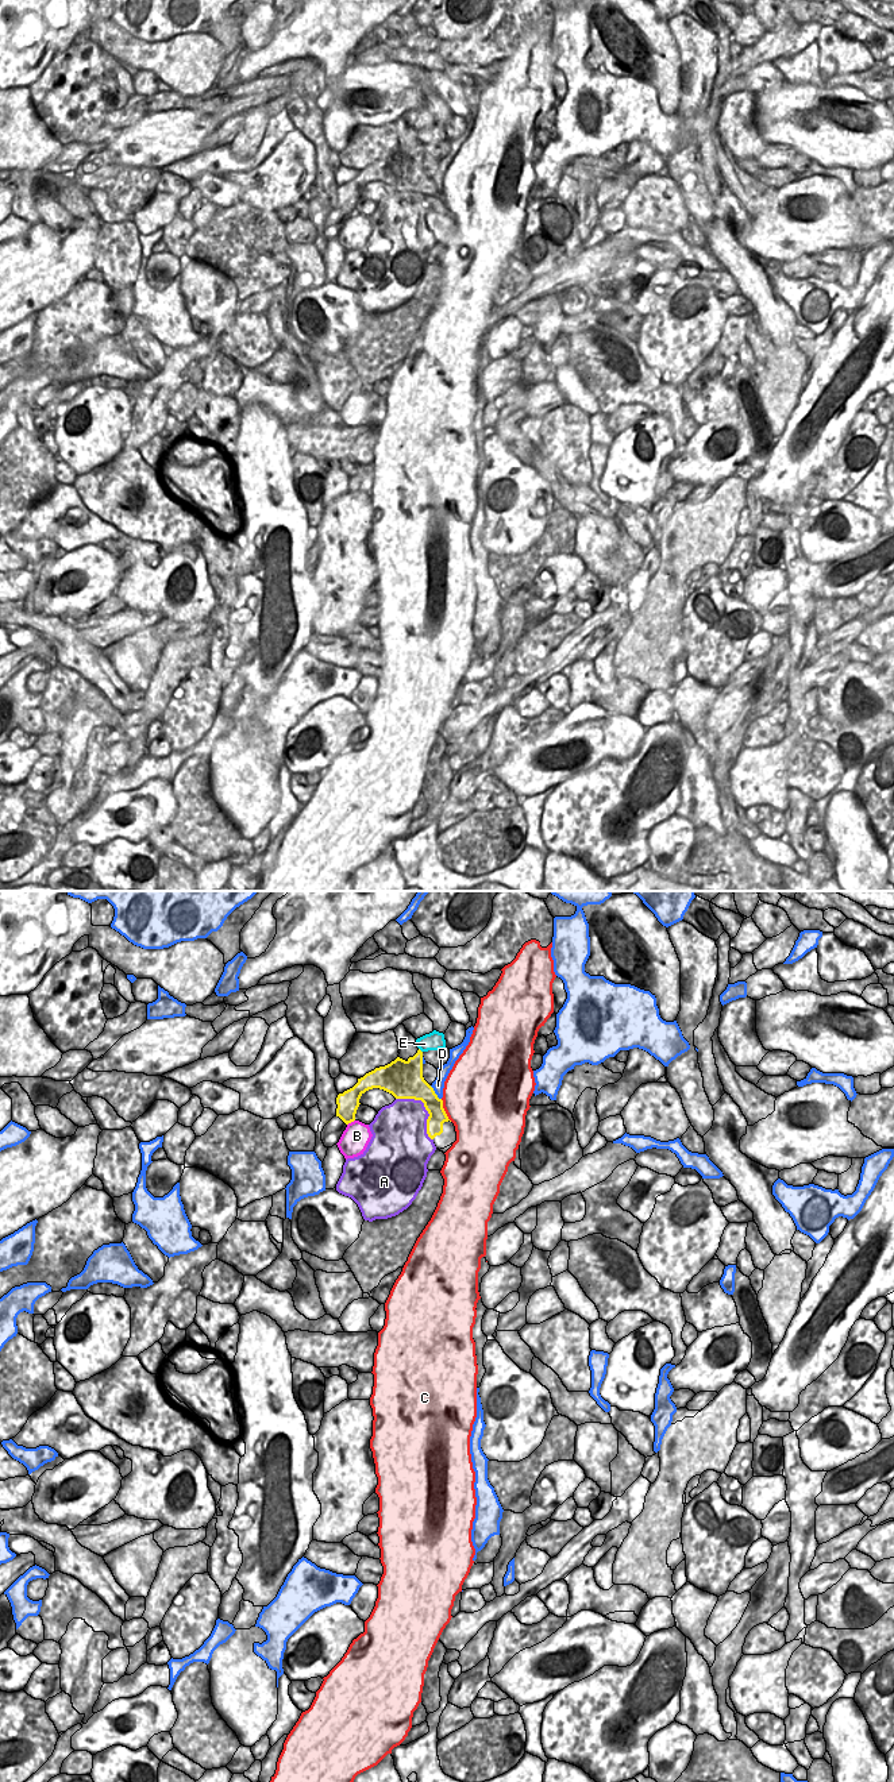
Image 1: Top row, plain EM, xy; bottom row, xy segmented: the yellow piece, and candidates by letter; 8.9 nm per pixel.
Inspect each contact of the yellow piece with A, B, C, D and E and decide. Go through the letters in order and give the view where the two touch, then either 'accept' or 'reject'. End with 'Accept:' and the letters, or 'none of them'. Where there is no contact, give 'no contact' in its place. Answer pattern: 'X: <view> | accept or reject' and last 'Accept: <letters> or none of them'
A: xy | reject
B: xy | reject
C: xy | reject
D: xy | reject
E: xy | reject
Accept: none of them

